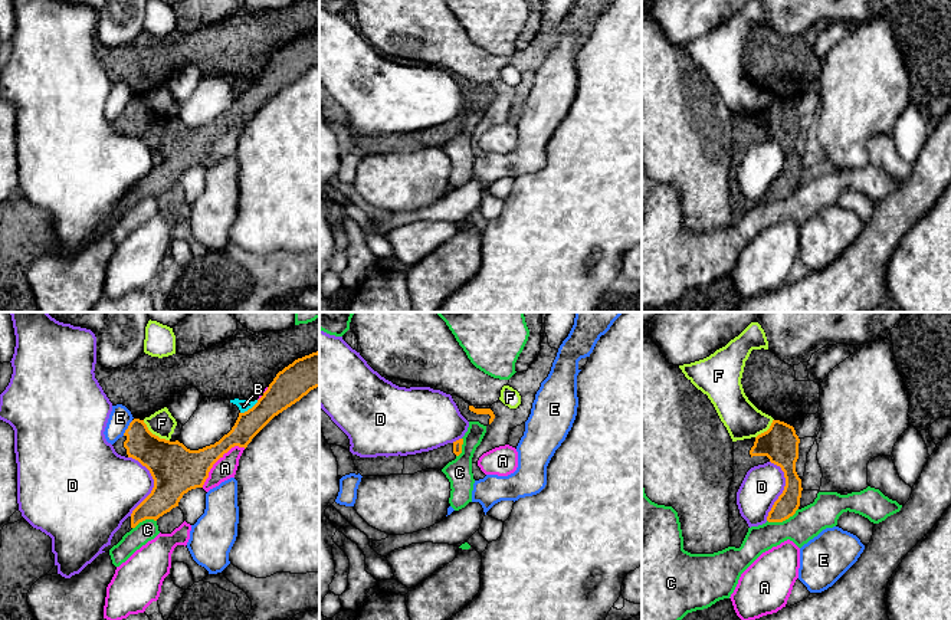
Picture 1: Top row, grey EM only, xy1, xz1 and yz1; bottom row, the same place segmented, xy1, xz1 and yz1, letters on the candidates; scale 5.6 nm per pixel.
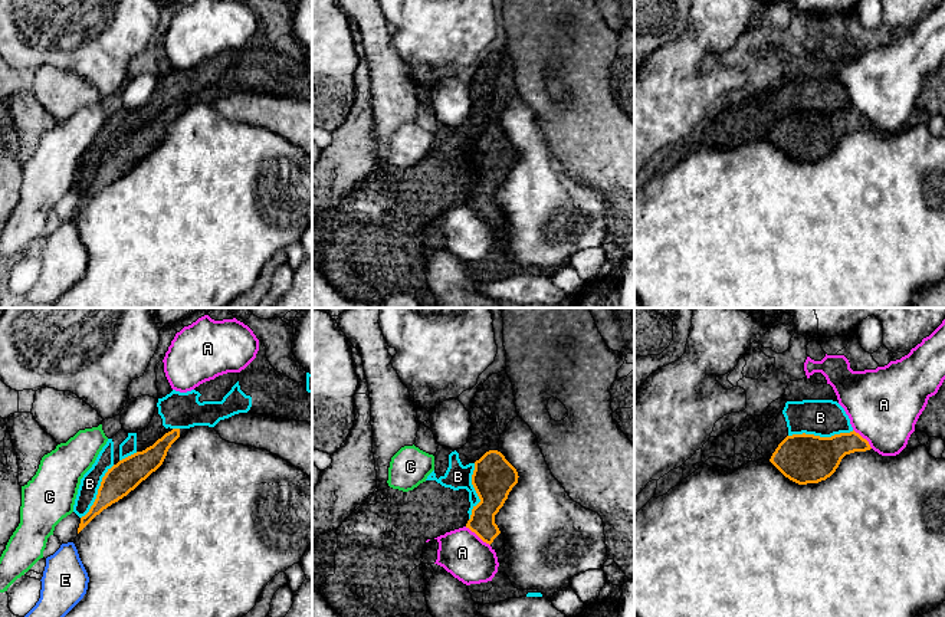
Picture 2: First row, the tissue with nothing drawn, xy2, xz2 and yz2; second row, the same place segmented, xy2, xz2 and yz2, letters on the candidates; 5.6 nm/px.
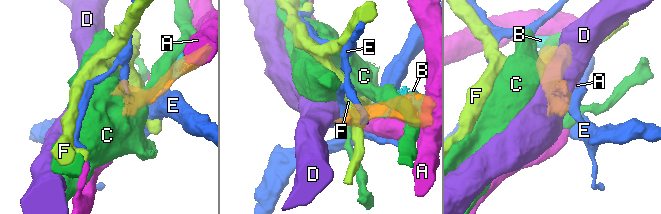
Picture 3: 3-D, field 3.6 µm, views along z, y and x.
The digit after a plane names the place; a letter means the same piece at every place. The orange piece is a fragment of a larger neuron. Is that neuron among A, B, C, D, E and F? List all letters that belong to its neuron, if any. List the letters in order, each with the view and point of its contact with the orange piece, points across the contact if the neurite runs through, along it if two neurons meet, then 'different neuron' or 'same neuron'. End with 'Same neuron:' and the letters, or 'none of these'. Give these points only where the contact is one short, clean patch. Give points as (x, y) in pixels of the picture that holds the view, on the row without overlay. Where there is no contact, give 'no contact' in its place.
A: contact xy1 (217, 137); different neuron
B: contact yz2 (819, 114); same neuron
C: contact yz1 (783, 197); different neuron
D: contact xy1 (154, 161); different neuron
E: contact xy1 (128, 105); different neuron
F: contact xy1 (154, 112); different neuron
Same neuron: B

